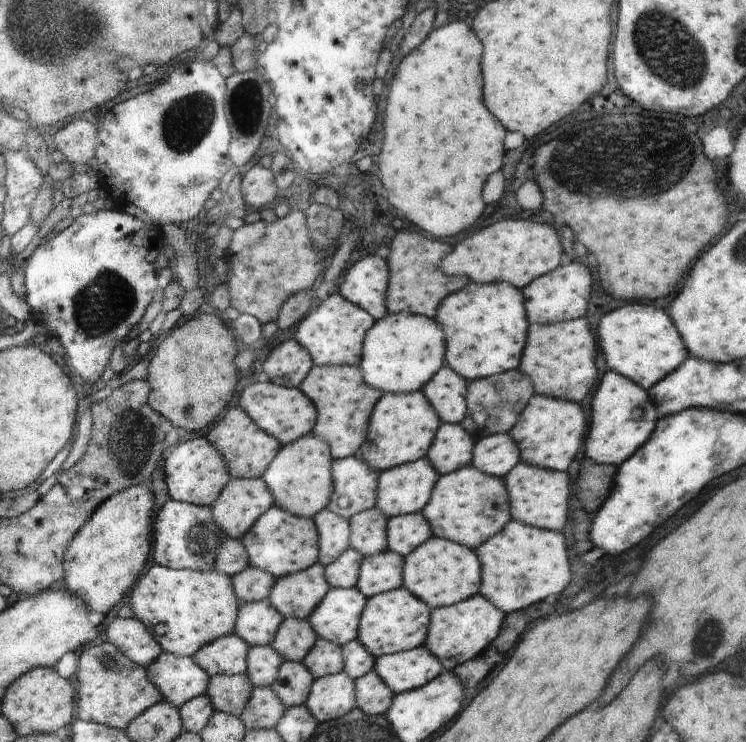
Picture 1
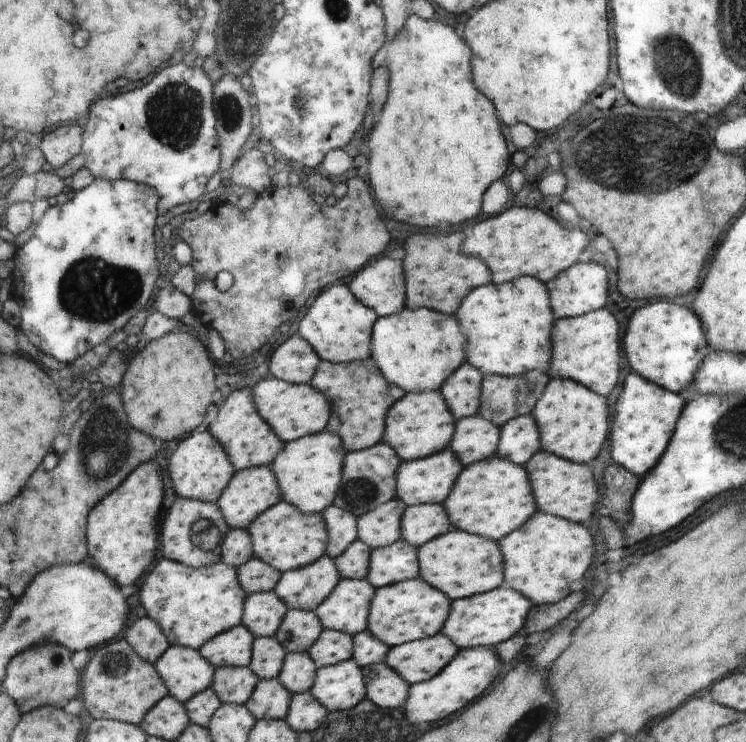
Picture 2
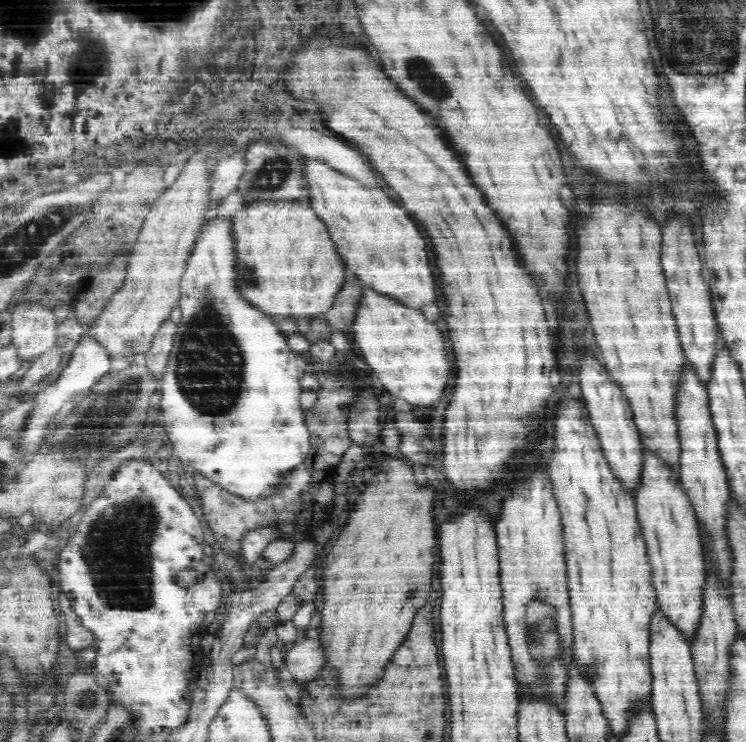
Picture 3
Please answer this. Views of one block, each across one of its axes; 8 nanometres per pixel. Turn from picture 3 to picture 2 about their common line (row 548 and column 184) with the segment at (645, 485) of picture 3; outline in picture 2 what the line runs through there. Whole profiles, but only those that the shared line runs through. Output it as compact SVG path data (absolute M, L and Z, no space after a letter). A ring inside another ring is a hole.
M172 645L156 665L168 686L171 687L171 694L185 704L197 694L212 687L218 672L217 667L203 655L201 650L184 645Z

